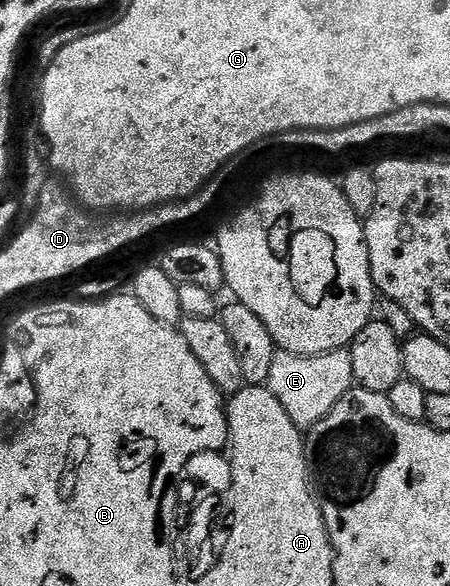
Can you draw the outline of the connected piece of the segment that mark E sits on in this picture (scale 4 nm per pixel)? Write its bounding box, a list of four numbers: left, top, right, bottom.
[268,350,355,429]

